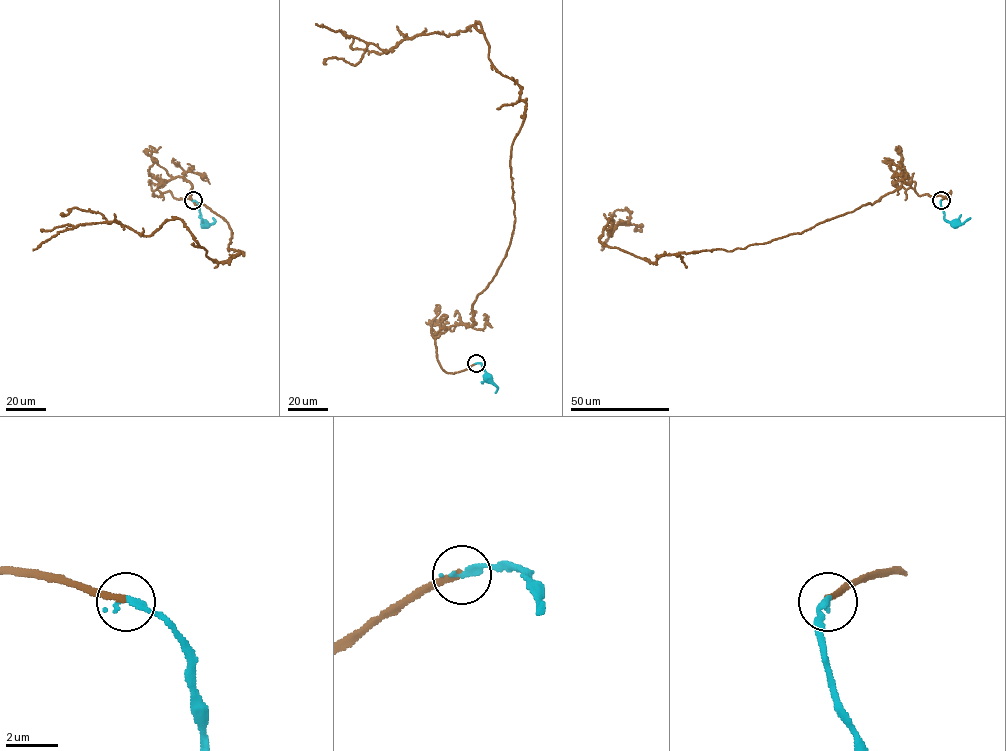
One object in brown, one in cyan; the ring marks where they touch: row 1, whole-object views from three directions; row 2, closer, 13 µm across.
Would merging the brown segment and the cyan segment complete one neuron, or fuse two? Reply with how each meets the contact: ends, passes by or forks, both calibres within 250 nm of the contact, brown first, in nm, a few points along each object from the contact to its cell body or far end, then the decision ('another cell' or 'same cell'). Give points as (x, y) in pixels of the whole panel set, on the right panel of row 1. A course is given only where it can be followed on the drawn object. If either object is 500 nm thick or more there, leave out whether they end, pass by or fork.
brown ends | cyan ends | 220/260 nm | brown via (941, 200), (902, 177), (801, 233), (653, 262), (599, 240), (608, 218), (642, 229) | cyan via (941, 200), (944, 218), (956, 224) | same cell

